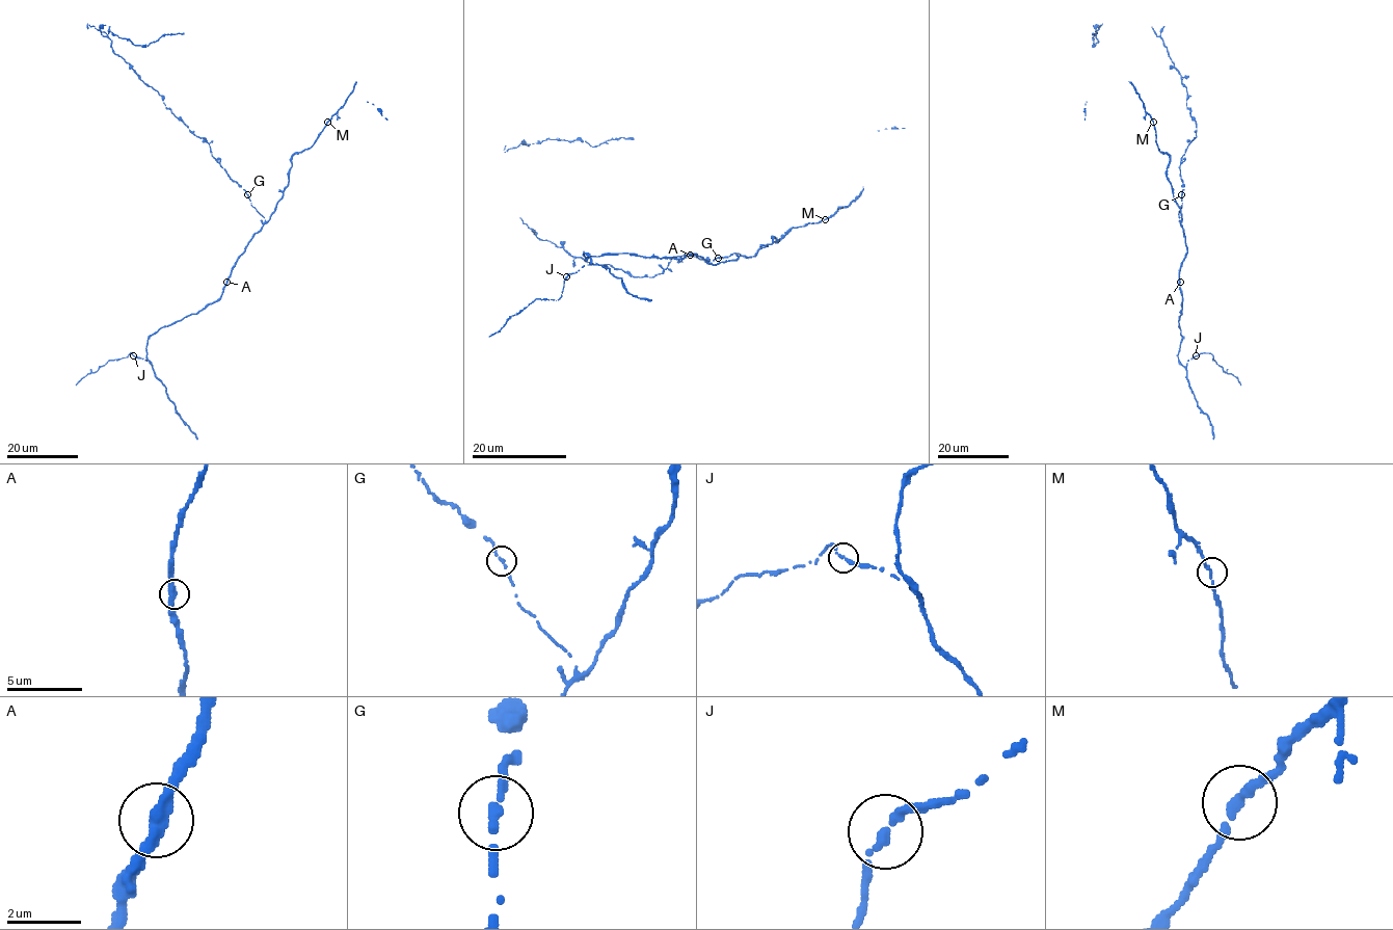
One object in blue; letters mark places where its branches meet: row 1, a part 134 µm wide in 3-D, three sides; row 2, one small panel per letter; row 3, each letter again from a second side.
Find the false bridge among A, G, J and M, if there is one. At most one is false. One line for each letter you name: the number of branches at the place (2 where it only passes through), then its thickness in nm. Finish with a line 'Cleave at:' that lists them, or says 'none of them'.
Cleave at: none of them

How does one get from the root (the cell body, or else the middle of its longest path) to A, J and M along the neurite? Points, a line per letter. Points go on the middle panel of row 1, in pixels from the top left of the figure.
A: (697, 257), (714, 260), (733, 253), (742, 256), (716, 265), (697, 255), (690, 256)
J: (697, 257), (742, 256), (713, 265), (697, 255), (585, 258), (584, 251), (591, 263), (566, 276)
M: (697, 257), (710, 260), (733, 253), (753, 257), (771, 244), (773, 238), (778, 241), (792, 228), (825, 219)

